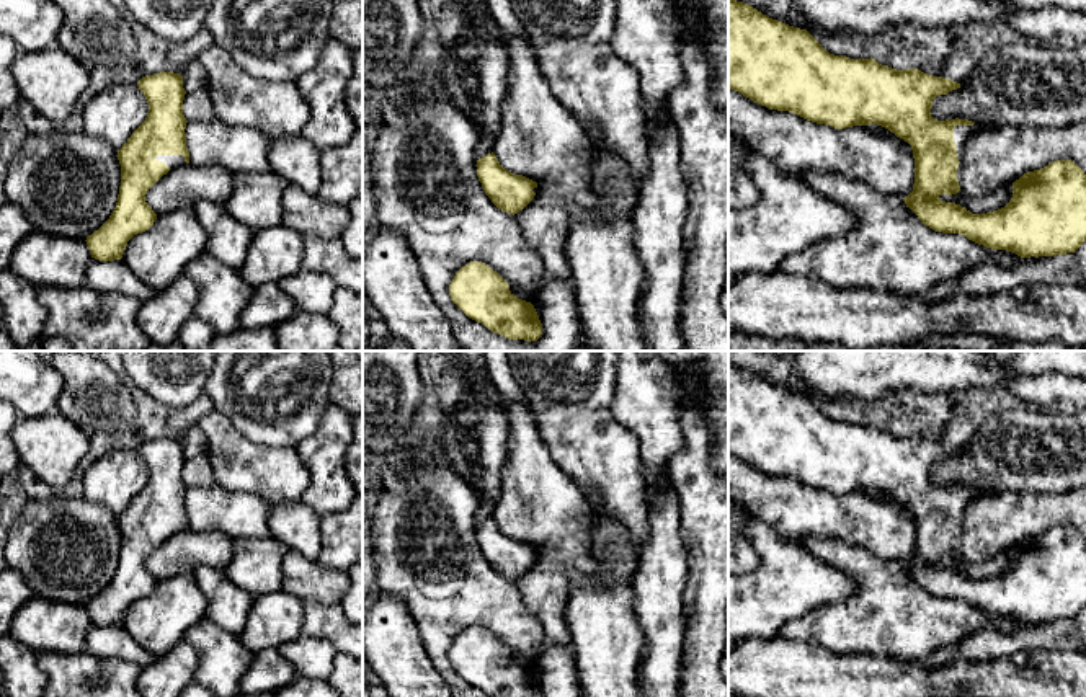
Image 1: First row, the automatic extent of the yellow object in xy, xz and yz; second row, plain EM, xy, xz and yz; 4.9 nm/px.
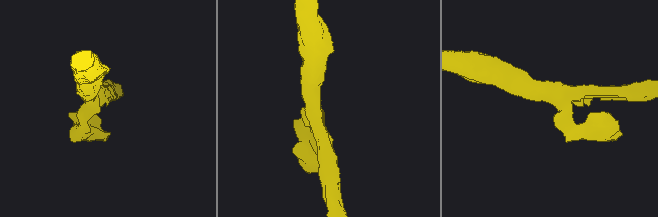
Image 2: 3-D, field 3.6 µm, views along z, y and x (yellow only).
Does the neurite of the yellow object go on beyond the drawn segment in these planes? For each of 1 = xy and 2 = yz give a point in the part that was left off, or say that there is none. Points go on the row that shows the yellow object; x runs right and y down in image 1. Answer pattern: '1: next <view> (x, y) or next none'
1: next xy (172, 160)
2: next yz (961, 133)

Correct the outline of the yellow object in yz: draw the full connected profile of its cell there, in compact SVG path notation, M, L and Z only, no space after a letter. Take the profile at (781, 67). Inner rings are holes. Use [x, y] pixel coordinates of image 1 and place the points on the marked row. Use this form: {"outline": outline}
{"outline": "M728 0L728 90L769 109L789 111L835 129L877 124L908 142L915 158L915 184L903 201L936 232L960 233L978 245L1013 251L1021 258L1075 253L1086 242L1086 175L1071 160L1057 160L1024 173L1013 183L1011 201L993 212L972 214L960 204L939 199L960 191L957 168L965 142L973 132L988 127L968 119L937 121L931 116L934 98L957 88L960 83L918 69L897 70L872 57L830 54L807 29L772 20L748 3Z"}

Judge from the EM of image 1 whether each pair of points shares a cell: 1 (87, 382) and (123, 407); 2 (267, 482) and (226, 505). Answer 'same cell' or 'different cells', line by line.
1: same cell
2: different cells

